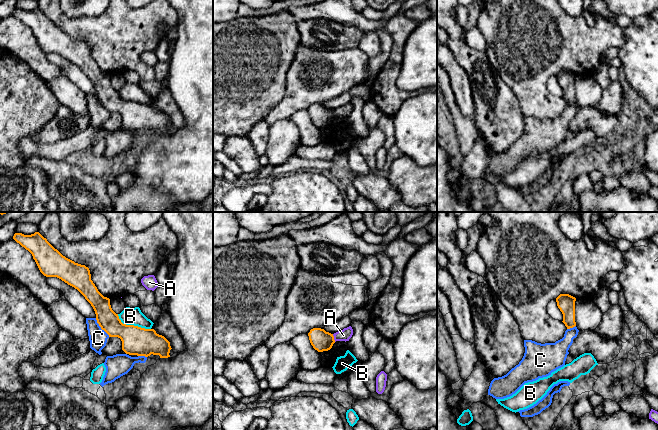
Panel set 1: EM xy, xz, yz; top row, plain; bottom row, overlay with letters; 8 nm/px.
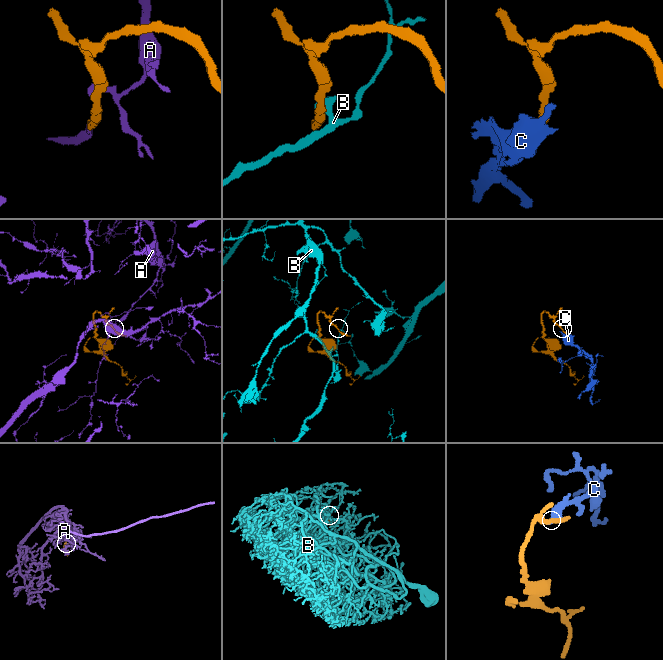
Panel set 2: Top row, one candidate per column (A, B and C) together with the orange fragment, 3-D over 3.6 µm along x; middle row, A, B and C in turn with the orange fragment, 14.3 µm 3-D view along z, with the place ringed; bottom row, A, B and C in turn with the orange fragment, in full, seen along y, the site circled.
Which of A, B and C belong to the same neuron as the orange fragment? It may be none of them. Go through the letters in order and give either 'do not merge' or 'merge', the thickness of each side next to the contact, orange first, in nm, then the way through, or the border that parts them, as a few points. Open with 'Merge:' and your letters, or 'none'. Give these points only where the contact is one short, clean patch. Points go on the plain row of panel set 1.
Merge: A
A: merge; calibres 160 and 100 nm; way xz (321, 116), (333, 114), (343, 111)
B: do not merge; calibres 220 and 140 nm; border xy (117, 90), (123, 99), (150, 105)
C: do not merge; calibres 170 and 140 nm

